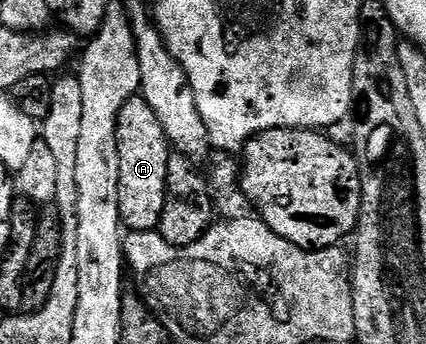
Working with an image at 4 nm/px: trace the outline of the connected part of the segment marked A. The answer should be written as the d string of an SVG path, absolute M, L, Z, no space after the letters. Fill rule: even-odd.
M132 96L117 123L119 146L119 214L122 225L129 232L152 232L163 218L163 204L167 198L167 162L171 145L155 110L147 106L145 97Z

